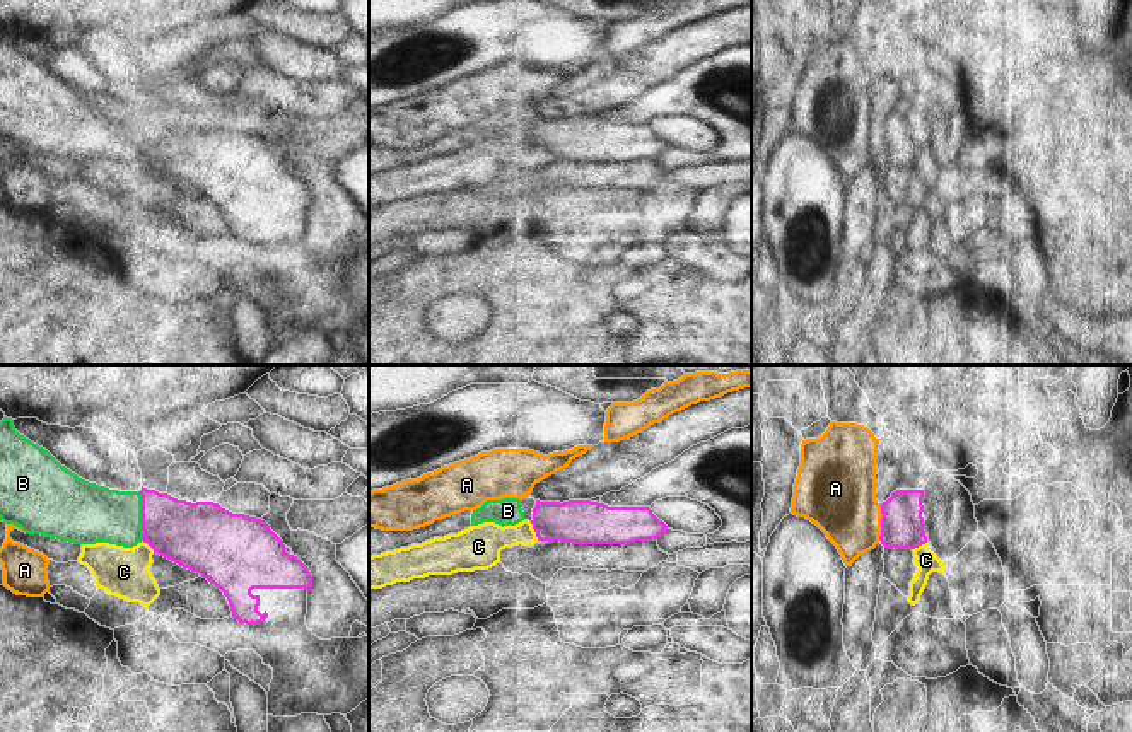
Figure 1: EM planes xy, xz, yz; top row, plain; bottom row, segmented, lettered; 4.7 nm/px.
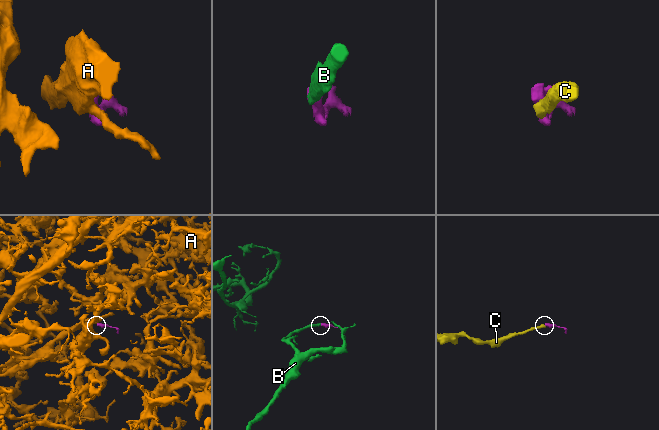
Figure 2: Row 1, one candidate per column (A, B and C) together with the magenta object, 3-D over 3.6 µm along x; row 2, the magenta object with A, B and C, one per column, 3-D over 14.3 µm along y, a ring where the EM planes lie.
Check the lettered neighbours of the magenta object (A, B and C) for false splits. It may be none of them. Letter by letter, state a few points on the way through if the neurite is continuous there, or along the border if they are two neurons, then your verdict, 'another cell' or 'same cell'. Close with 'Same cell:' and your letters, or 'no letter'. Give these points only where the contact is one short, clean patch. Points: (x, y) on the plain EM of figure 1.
A: along yz (881, 122), (881, 152), (878, 157) | another cell
B: across xy (192, 152), (142, 133), (89, 132) | same cell
C: along xz (530, 140), (538, 157) | another cell
Same cell: B

